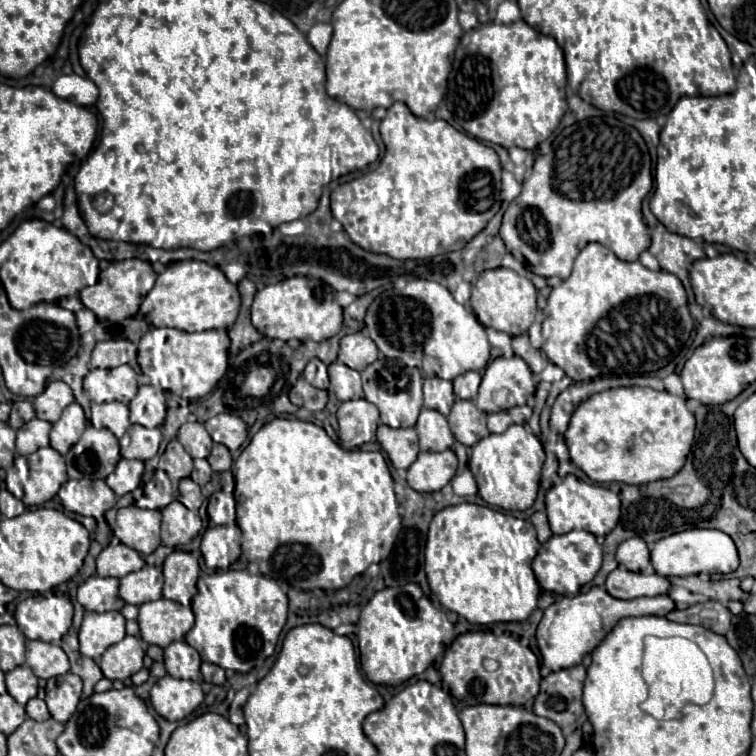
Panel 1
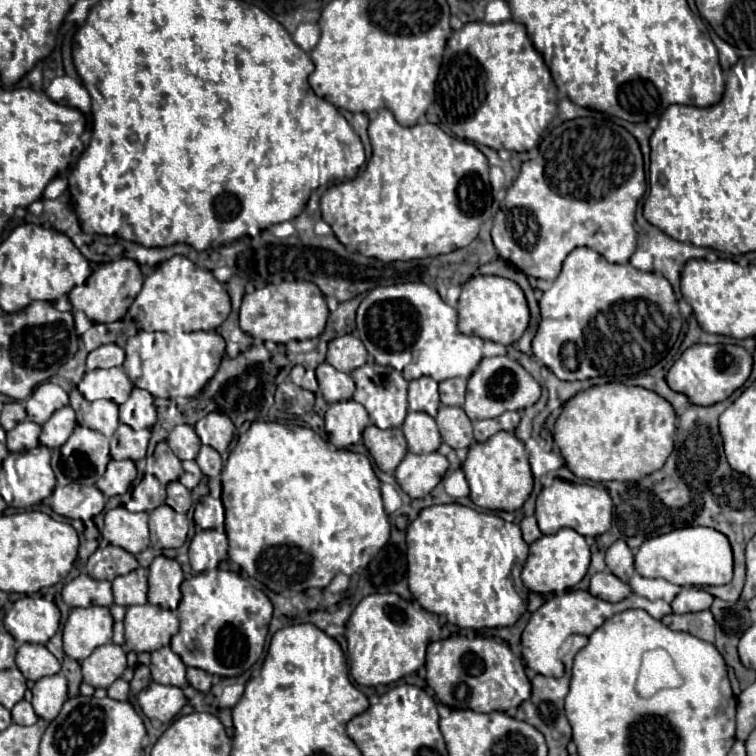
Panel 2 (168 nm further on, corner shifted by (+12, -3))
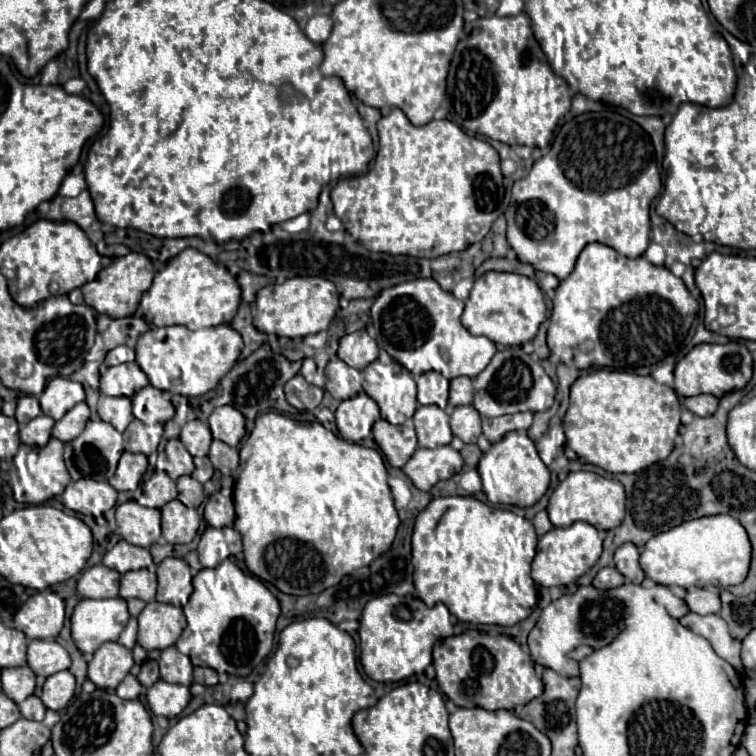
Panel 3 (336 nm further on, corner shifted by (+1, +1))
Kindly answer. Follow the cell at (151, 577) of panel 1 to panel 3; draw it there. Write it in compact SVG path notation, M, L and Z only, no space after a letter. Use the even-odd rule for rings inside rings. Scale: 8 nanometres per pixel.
M143 568L143 570L123 574L119 596L125 600L139 598L139 600L151 602L151 600L155 600L155 588L157 588L155 574L147 568Z

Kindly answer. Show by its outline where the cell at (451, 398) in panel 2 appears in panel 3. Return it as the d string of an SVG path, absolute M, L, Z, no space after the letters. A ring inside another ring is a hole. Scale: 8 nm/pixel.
M459 376L451 380L451 390L449 390L449 404L461 406L461 404L471 404L473 402L473 384L471 378Z

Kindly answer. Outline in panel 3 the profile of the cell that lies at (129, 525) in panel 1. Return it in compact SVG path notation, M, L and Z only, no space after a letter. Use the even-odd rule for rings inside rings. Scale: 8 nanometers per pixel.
M135 500L116 508L116 521L123 540L149 548L161 538L161 512L139 506Z

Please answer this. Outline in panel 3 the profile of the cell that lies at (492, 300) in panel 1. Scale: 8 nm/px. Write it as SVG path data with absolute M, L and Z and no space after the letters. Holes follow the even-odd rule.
M485 272L475 280L471 294L465 300L461 322L473 336L485 336L503 346L521 346L535 338L545 318L545 296L533 278L507 272Z

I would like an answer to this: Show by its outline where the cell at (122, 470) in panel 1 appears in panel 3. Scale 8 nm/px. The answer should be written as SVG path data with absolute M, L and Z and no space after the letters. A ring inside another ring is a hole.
M123 452L123 458L119 460L115 476L109 478L109 484L115 490L135 490L147 470L147 456L145 454L133 454Z

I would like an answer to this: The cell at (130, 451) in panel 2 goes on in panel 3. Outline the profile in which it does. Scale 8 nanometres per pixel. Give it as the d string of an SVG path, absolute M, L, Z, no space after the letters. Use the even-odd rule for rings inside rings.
M133 420L127 430L123 432L123 438L127 438L127 452L141 452L145 456L149 456L151 452L157 450L159 440L163 434L163 426L161 424L143 424L139 420Z

